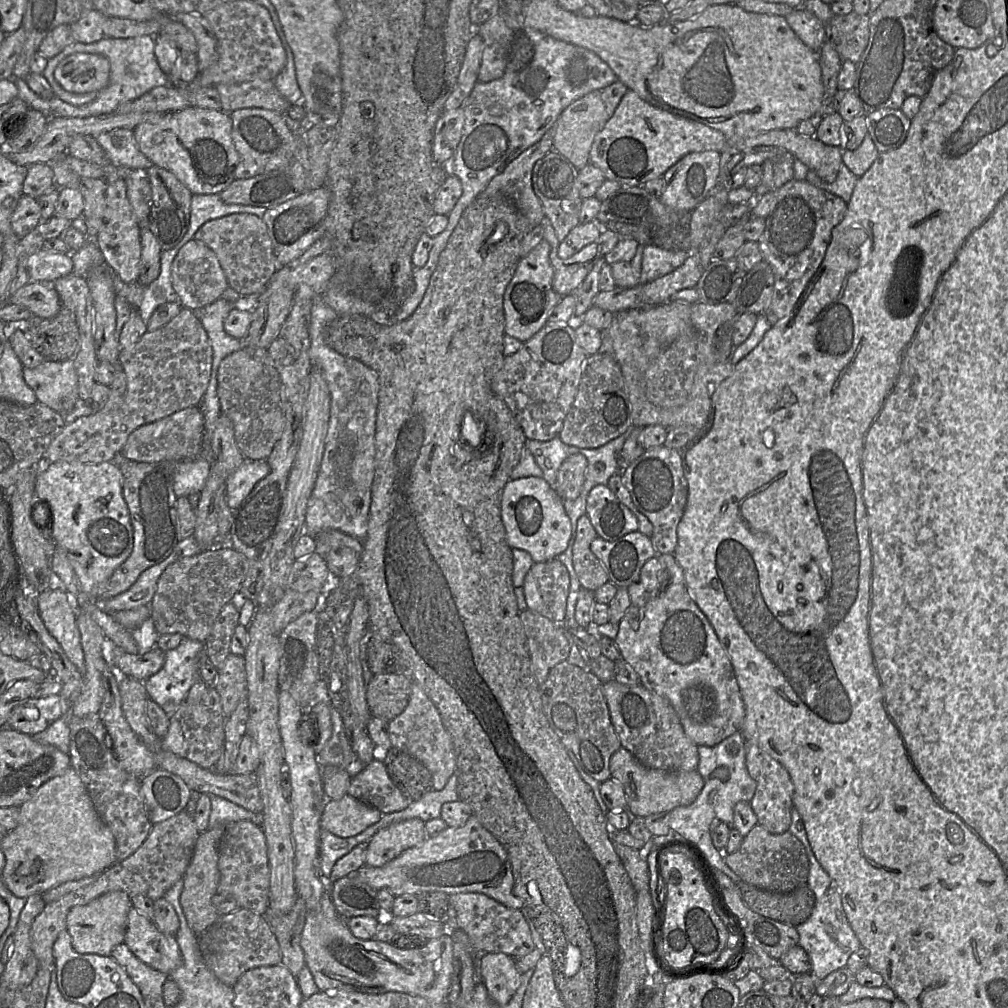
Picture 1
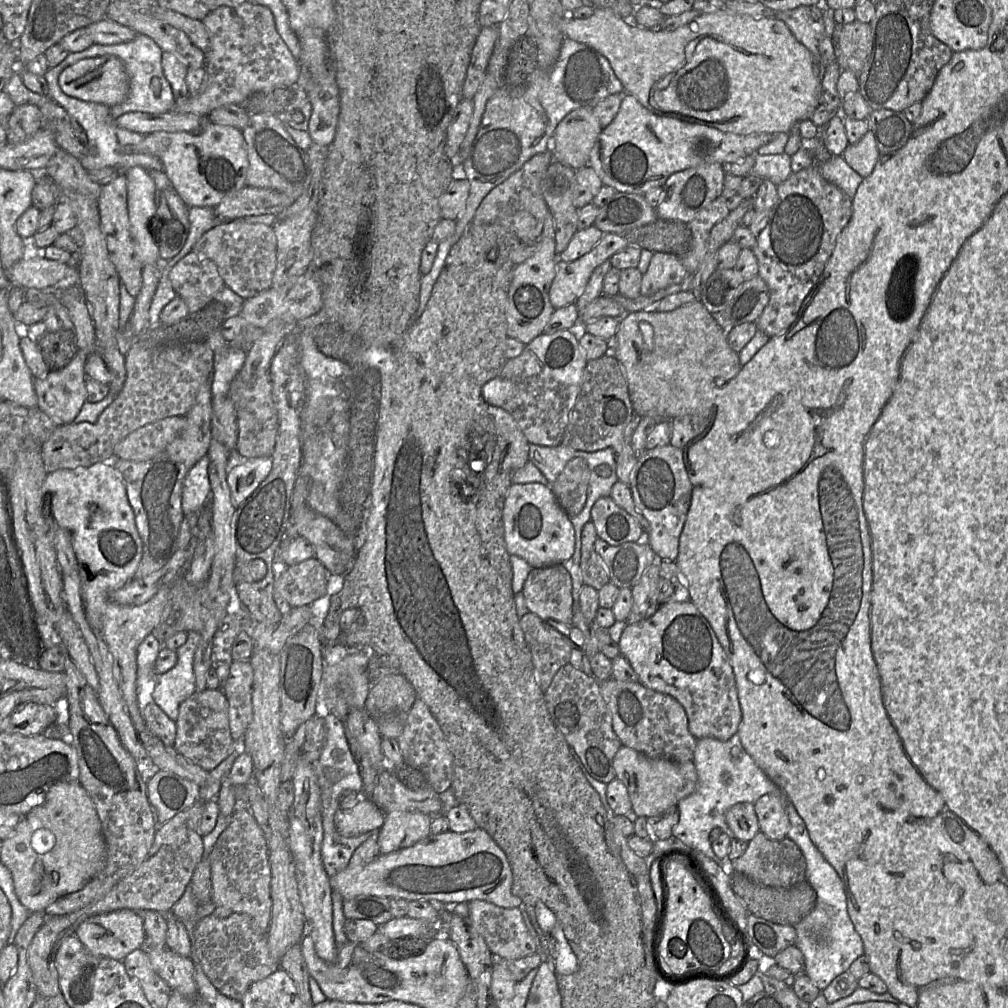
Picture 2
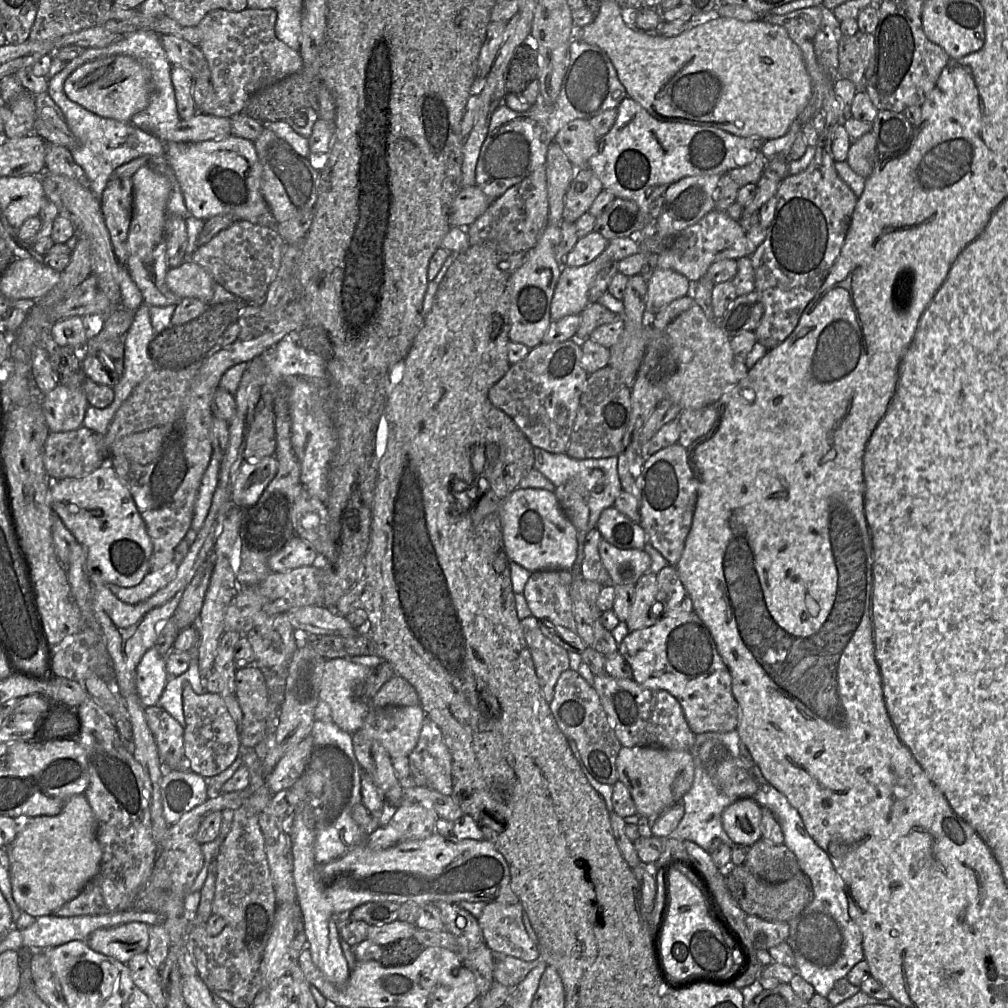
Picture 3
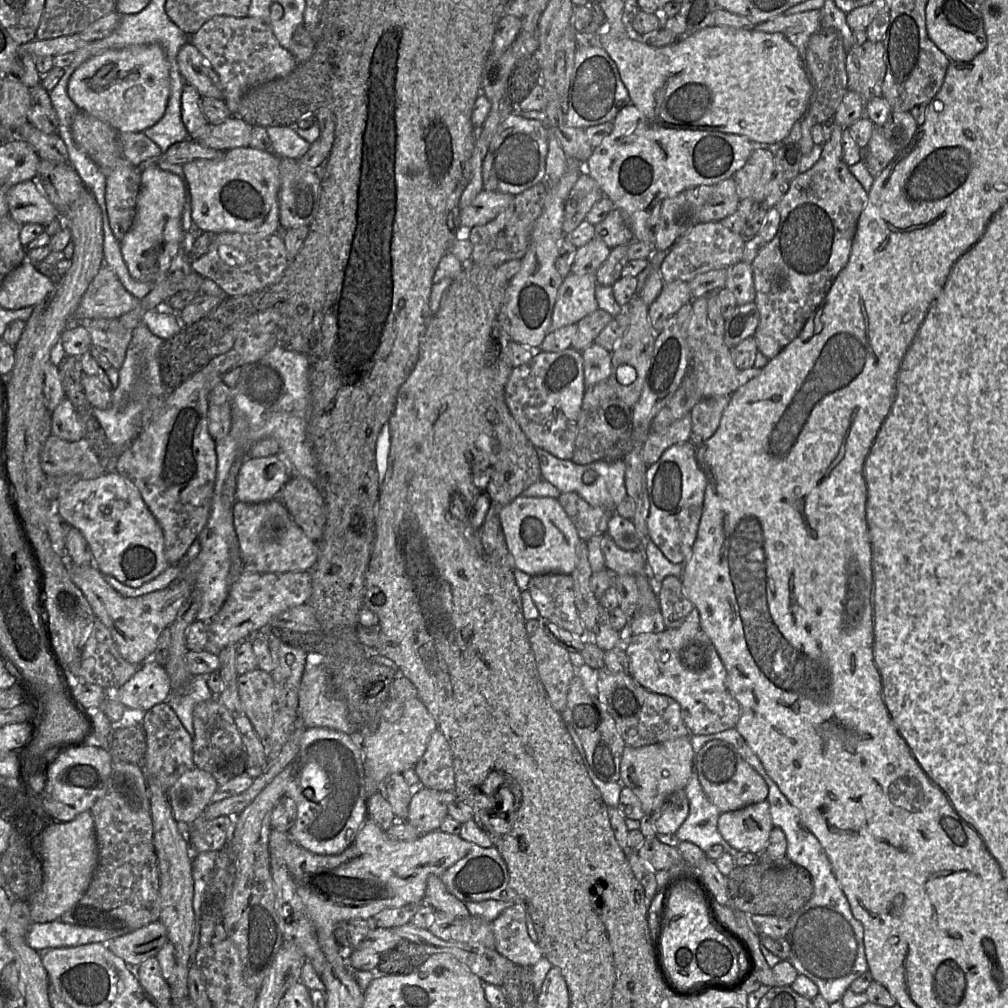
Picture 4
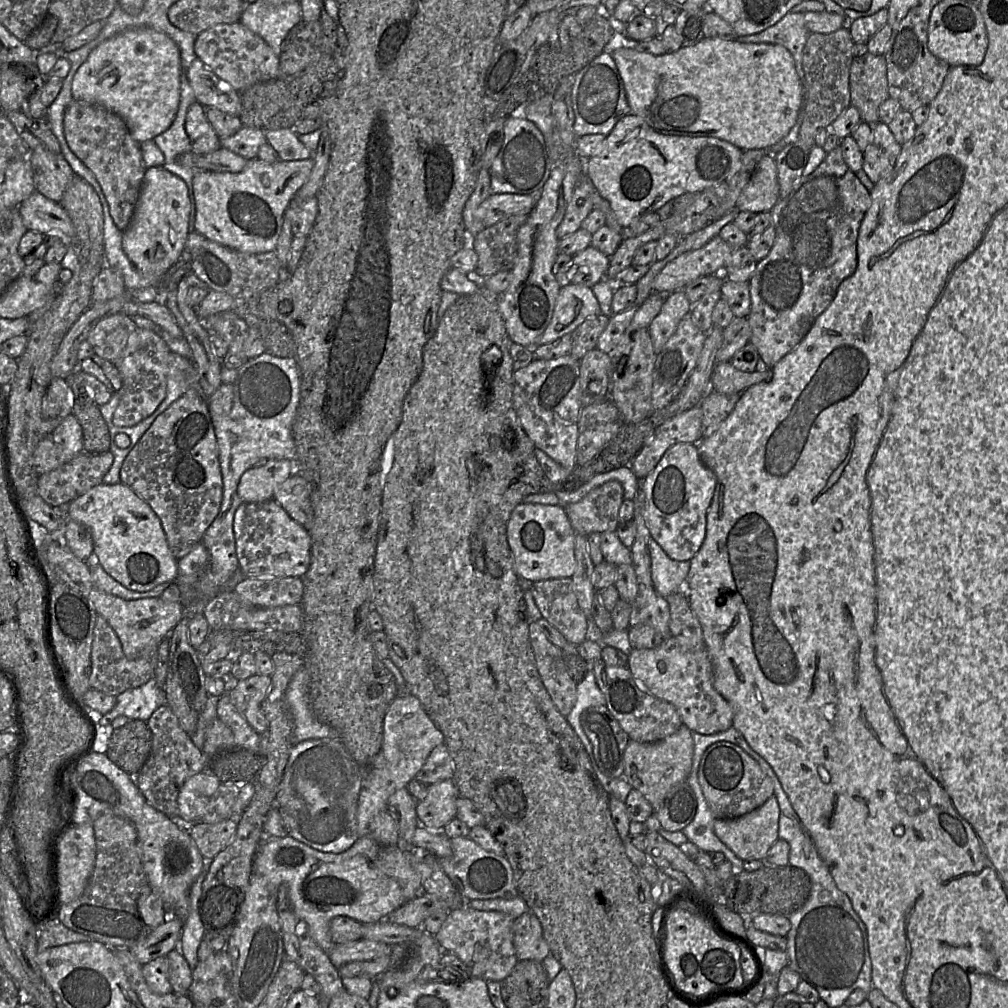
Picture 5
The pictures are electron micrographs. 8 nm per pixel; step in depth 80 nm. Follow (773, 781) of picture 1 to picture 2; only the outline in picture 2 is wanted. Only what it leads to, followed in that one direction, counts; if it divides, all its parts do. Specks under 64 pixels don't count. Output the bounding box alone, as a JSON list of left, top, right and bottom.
[753,792,790,840]

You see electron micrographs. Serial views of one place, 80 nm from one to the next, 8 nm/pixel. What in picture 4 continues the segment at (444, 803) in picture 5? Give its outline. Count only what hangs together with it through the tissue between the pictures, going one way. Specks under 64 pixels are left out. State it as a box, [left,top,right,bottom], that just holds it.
[406,787,447,834]

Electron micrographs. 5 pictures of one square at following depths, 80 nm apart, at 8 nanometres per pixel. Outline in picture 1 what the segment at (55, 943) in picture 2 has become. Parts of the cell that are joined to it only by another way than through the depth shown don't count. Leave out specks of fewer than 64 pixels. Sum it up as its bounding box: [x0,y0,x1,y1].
[31,883,97,970]

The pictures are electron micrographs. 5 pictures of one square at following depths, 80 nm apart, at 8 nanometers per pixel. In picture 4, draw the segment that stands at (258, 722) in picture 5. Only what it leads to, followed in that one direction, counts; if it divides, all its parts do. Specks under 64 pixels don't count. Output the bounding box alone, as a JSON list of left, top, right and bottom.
[237,668,274,741]

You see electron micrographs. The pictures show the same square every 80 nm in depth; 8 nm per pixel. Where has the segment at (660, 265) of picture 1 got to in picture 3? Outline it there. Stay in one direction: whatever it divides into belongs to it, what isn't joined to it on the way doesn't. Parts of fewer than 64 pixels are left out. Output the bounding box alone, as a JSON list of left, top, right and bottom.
[647,267,692,317]

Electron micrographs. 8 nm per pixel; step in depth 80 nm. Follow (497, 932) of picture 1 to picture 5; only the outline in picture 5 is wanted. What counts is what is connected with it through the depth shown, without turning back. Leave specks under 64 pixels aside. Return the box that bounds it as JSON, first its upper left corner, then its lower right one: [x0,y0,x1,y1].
[512,911,549,961]

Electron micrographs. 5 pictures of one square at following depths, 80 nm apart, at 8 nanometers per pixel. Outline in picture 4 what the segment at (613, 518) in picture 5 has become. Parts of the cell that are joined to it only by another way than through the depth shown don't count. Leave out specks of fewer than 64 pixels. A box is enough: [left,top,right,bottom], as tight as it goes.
[558,492,616,541]

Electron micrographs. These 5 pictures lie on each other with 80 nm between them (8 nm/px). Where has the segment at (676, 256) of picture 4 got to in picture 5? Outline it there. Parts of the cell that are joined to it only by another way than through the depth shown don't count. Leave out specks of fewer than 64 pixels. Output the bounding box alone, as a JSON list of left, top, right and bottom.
[652,235,734,292]

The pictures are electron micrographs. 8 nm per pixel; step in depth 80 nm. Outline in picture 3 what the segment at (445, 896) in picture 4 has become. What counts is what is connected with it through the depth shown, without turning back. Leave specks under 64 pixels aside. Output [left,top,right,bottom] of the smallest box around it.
[433,901,494,998]

